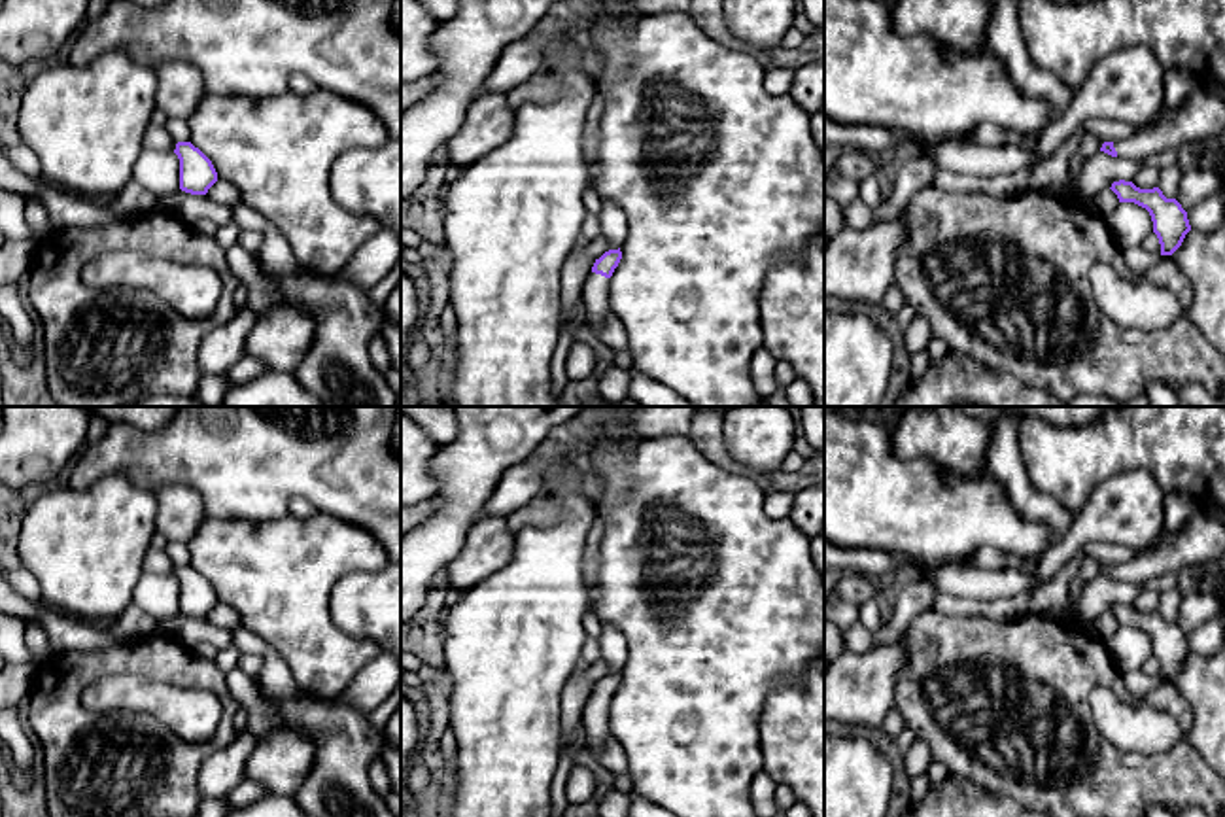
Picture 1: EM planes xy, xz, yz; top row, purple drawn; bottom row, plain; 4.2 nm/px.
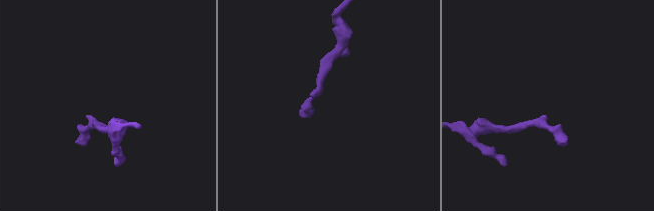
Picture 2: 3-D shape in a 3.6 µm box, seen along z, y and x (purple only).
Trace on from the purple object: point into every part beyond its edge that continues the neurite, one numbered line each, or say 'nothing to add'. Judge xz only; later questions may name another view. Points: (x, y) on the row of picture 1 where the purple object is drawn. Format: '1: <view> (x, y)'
1: xz (596, 303)

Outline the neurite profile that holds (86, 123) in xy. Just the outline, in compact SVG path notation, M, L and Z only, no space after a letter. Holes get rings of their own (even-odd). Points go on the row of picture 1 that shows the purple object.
M121 49L106 51L87 66L43 64L30 72L25 87L17 119L21 142L36 153L45 182L96 200L117 195L132 182L157 110L155 95L155 72Z

